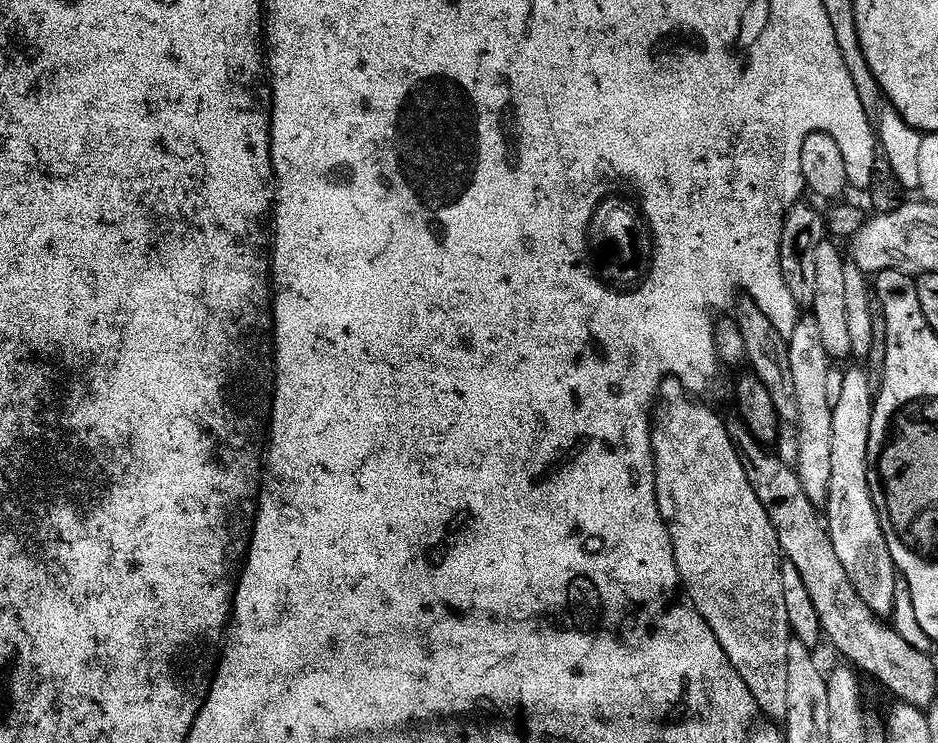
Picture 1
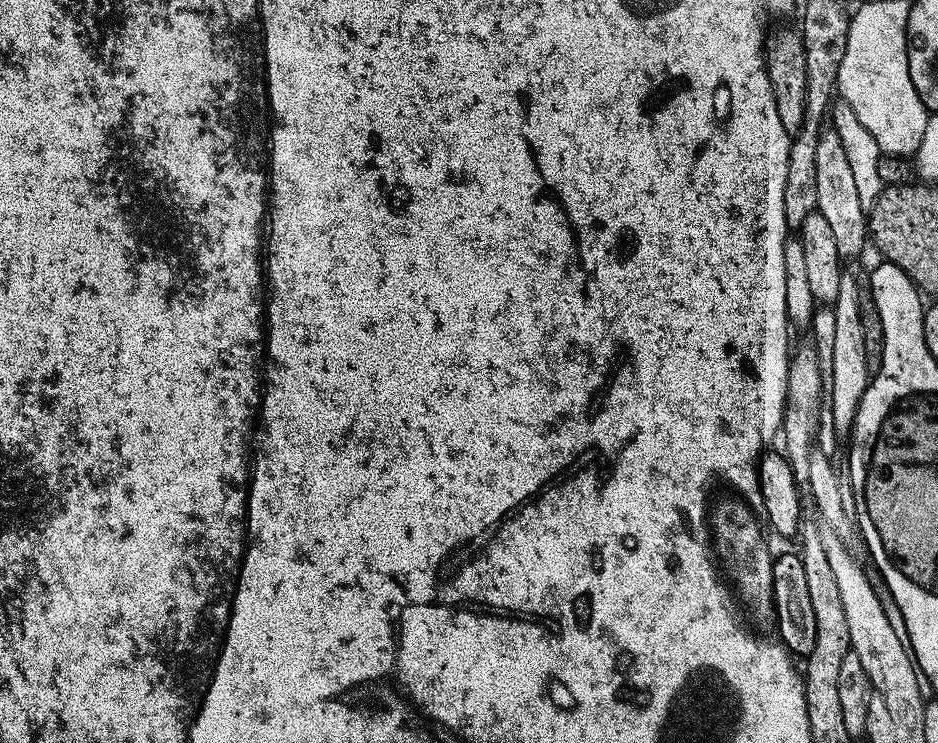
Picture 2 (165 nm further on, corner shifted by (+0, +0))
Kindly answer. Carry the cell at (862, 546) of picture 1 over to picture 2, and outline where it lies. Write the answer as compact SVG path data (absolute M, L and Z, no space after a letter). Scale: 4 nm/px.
M841 275L838 282L838 298L831 307L834 314L834 370L832 380L832 428L838 435L847 437L856 421L858 408L870 383L866 364L866 337L863 334L862 317L859 314L857 279Z

